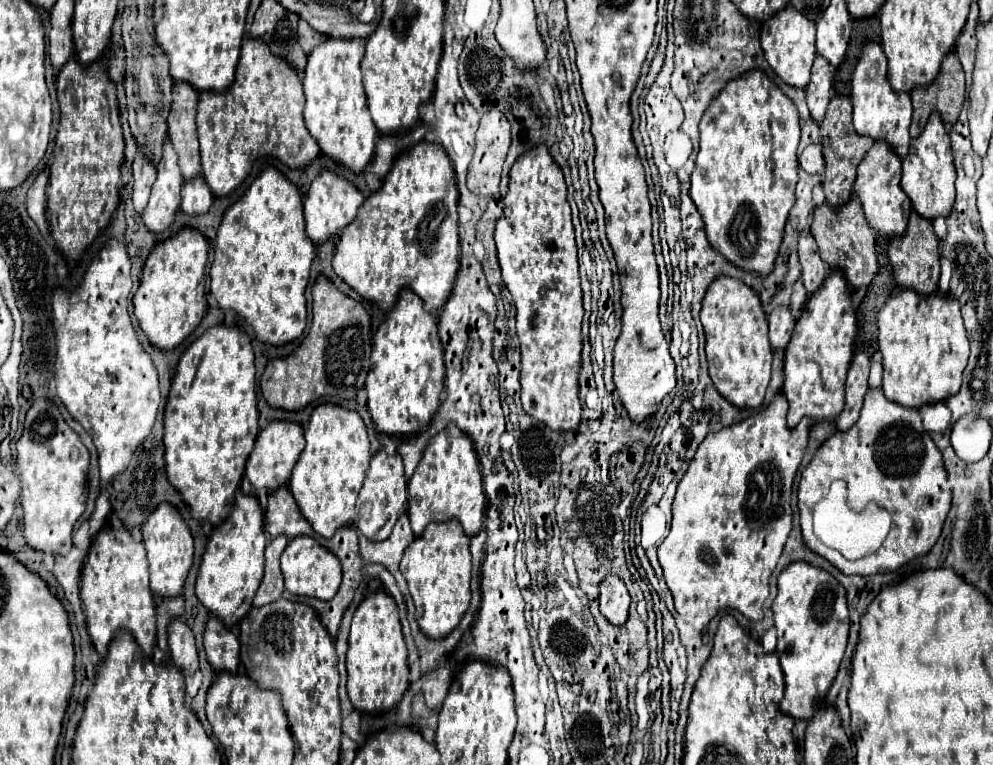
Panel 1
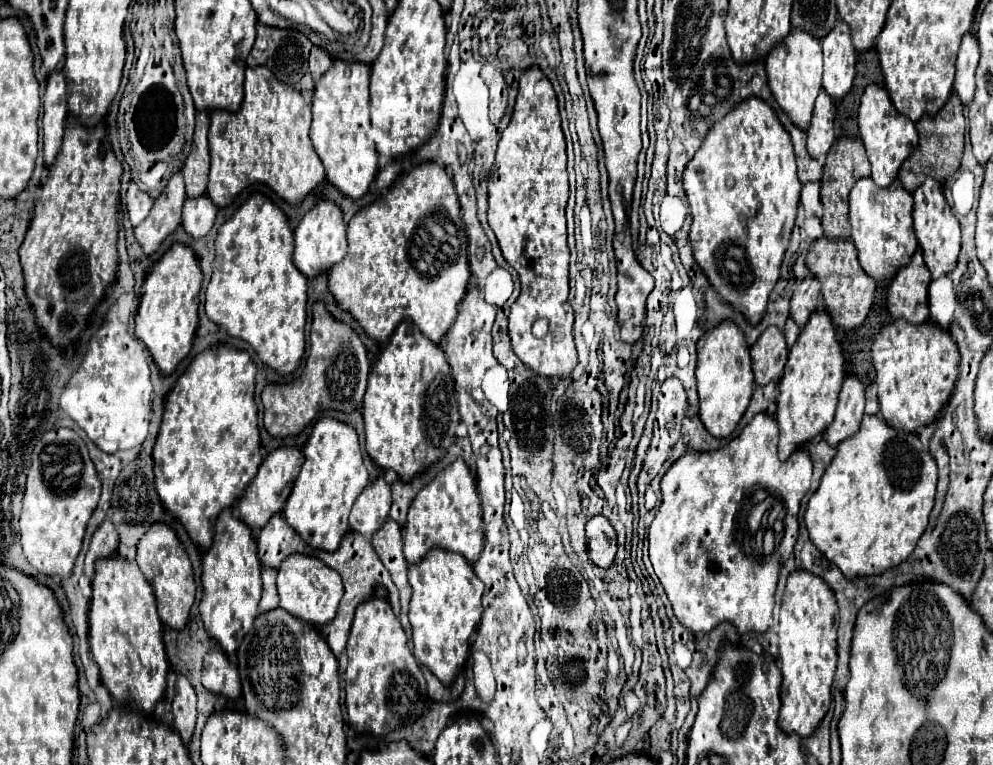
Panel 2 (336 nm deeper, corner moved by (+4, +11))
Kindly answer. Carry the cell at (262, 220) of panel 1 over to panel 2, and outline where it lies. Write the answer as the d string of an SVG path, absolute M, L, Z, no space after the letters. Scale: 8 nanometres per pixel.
M255 194L239 206L239 210L227 220L215 240L213 276L205 292L205 312L231 336L247 340L261 362L279 374L289 374L297 368L305 350L305 320L307 320L307 282L301 278L297 266L293 266L293 230L287 216L267 198Z

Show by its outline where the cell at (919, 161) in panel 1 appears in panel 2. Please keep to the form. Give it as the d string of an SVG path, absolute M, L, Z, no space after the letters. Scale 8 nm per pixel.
M925 180L915 192L913 192L913 222L915 222L915 234L917 242L923 248L925 264L933 278L951 272L957 264L959 256L959 244L961 244L961 230L957 218L951 214L951 206L947 204L945 192L941 182L937 180Z

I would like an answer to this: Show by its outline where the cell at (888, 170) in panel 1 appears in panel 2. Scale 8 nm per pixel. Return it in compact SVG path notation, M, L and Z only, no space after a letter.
M859 178L855 182L849 194L851 240L859 252L861 266L865 266L865 272L871 274L875 280L893 276L901 266L911 260L917 248L911 210L913 198L899 180L895 180L887 188L879 188L873 178Z

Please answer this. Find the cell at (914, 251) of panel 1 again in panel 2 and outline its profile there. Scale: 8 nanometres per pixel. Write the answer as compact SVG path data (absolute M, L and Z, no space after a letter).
M917 246L911 262L893 276L887 290L887 308L893 318L905 318L911 324L923 324L929 318L927 290L931 284L929 270Z

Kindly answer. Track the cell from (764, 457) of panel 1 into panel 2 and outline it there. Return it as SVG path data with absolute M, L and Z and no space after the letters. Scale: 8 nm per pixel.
M757 414L757 418L753 418L741 430L741 434L737 438L733 438L727 446L723 446L719 450L711 450L709 454L697 454L697 450L687 450L679 460L673 462L673 466L667 470L667 474L661 480L661 504L659 504L657 516L653 518L653 522L649 526L649 558L651 558L651 564L655 568L655 574L661 582L661 586L665 588L665 594L673 606L677 620L691 632L707 634L723 620L733 622L739 632L767 632L773 622L775 586L777 586L779 568L789 558L793 544L797 540L797 530L799 530L797 514L799 514L801 500L807 494L809 484L811 484L811 458L809 458L809 454L805 450L795 450L789 460L781 462L777 456L777 440L779 440L777 420L769 414Z

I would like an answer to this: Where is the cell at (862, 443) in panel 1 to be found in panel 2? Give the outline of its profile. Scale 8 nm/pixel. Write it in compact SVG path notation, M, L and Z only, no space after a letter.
M865 414L859 432L837 446L837 454L827 466L819 488L807 502L805 526L809 530L811 542L843 572L845 578L881 574L907 560L907 556L915 550L933 510L935 486L937 464L931 452L923 448L919 436L891 428L877 414Z

